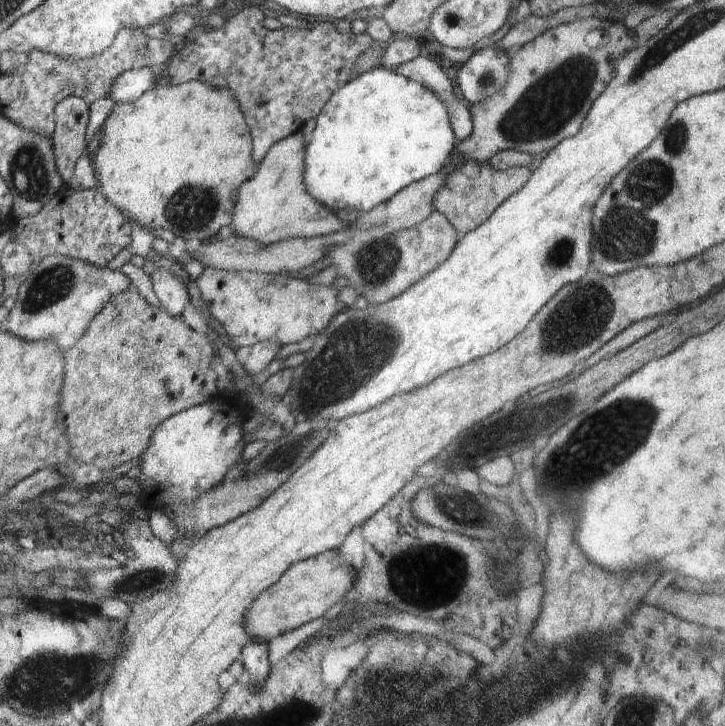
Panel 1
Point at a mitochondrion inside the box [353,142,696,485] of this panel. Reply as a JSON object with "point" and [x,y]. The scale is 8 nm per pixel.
{"point":[580,317]}

